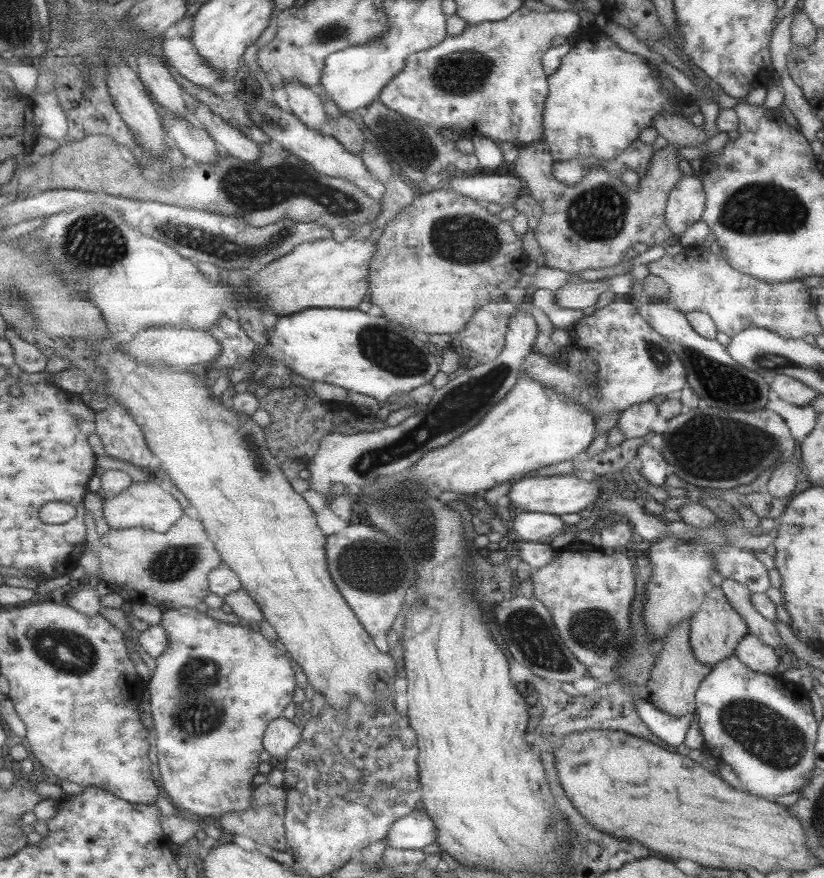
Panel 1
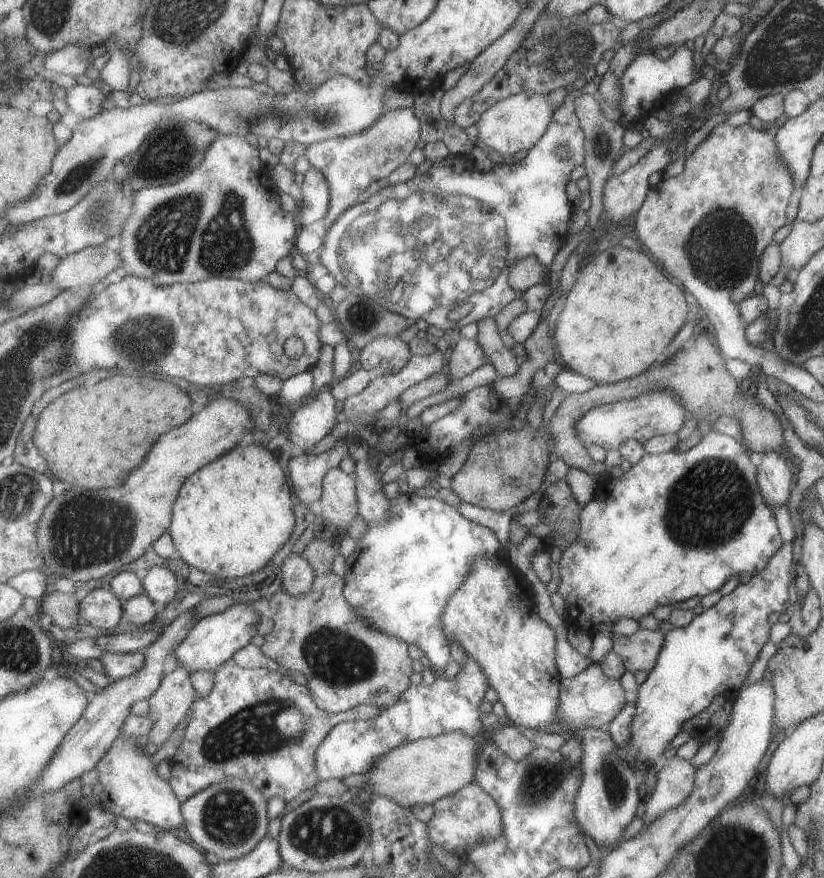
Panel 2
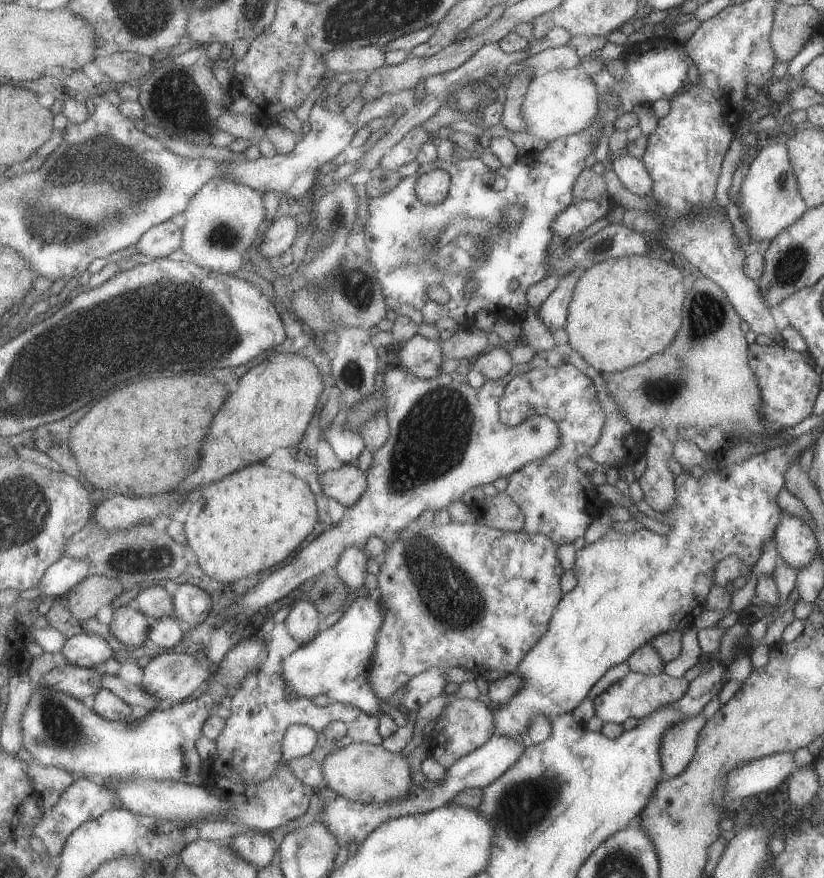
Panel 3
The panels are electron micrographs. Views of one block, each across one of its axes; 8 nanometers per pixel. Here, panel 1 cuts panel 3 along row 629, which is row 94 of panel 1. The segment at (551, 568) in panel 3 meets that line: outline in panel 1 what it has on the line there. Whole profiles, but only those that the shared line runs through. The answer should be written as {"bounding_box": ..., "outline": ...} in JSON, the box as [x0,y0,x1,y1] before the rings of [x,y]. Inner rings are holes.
{"bounding_box":[380,6,582,147],"outline":[[[526,6],[506,20],[469,24],[464,34],[450,35],[445,43],[410,56],[407,68],[394,78],[380,100],[389,108],[440,131],[455,127],[520,147],[546,141],[545,113],[551,96],[551,77],[545,70],[545,55],[558,36],[572,36],[582,28],[578,11],[537,12]]]}

